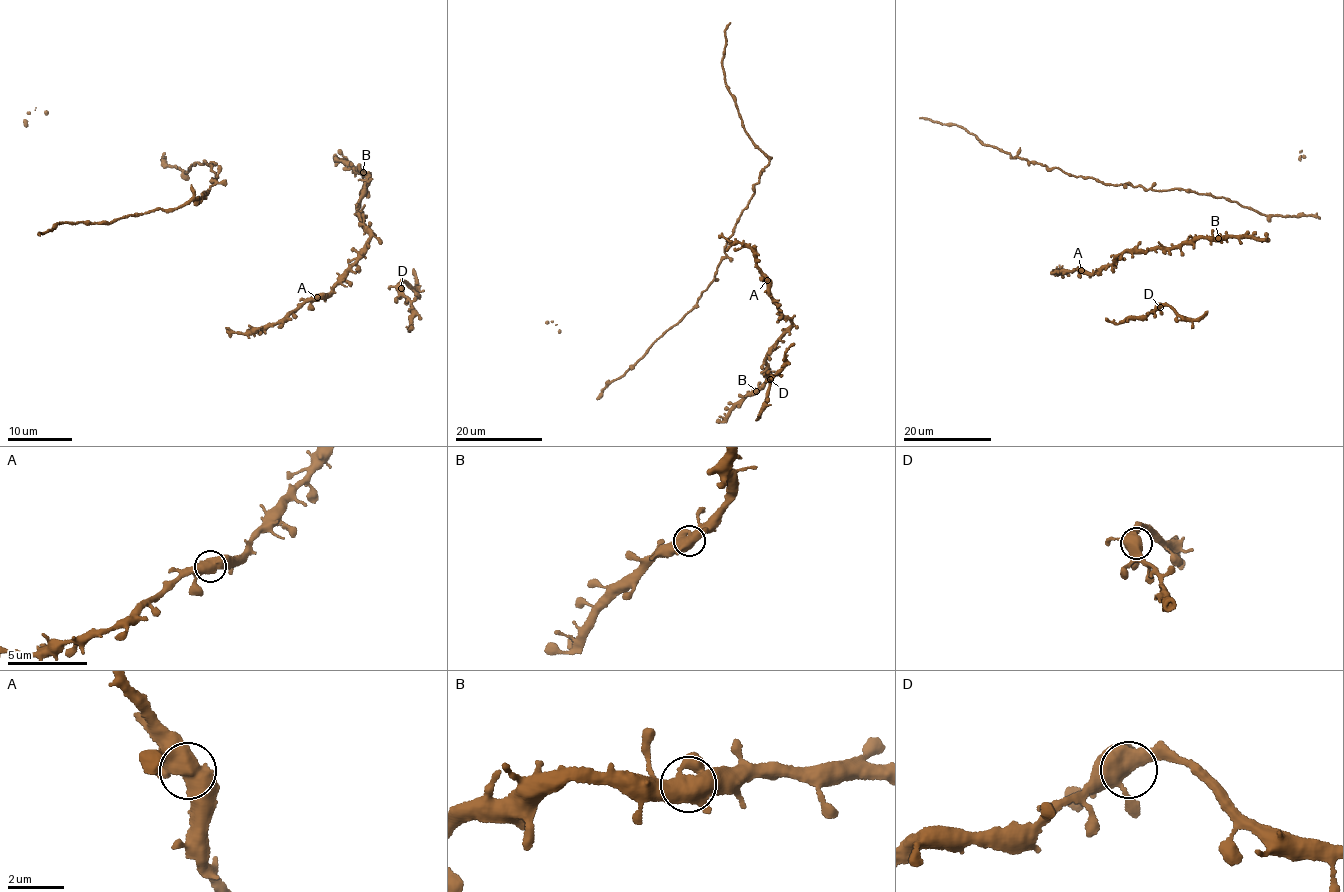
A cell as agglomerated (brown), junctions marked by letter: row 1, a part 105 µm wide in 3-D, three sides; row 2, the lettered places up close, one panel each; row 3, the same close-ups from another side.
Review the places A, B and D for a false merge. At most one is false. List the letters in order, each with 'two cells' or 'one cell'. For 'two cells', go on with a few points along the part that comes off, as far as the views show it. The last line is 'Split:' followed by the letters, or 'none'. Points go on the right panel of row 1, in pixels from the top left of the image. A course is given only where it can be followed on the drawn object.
A: one cell
B: one cell
D: one cell
Split: none

